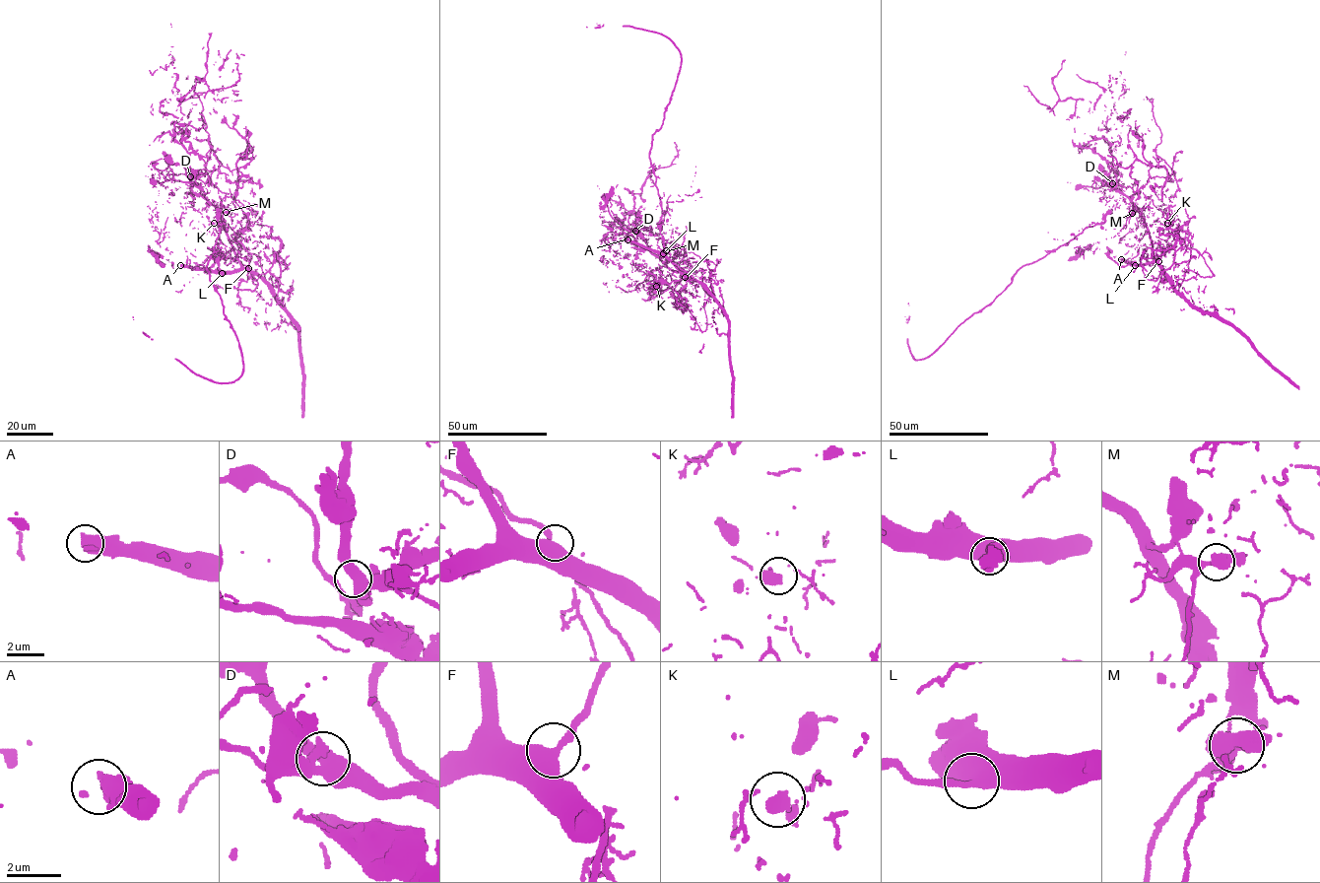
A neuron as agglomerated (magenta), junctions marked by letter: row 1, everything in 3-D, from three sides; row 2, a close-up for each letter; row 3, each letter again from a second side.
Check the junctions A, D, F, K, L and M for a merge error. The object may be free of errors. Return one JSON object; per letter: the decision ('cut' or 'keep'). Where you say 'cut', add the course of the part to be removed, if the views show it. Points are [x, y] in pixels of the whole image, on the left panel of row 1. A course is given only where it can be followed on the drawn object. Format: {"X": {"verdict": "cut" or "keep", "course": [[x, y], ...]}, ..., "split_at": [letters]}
{"A": {"verdict": "keep"}, "D": {"verdict": "keep"}, "F": {"verdict": "keep"}, "K": {"verdict": "keep"}, "L": {"verdict": "keep"}, "M": {"verdict": "cut", "course": [[226, 212], [222, 199], [206, 267], [242, 374], [225, 382], [195, 374], [133, 316]]}, "split_at": ["M"]}

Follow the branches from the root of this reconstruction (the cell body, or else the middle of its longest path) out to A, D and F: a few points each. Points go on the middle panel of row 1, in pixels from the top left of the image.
A: (657, 228), (639, 229), (637, 235), (668, 268), (679, 272), (663, 255), (627, 239)
D: (657, 228), (650, 226), (651, 230), (635, 231)
F: (657, 228), (639, 229), (637, 235), (668, 268), (685, 277)

